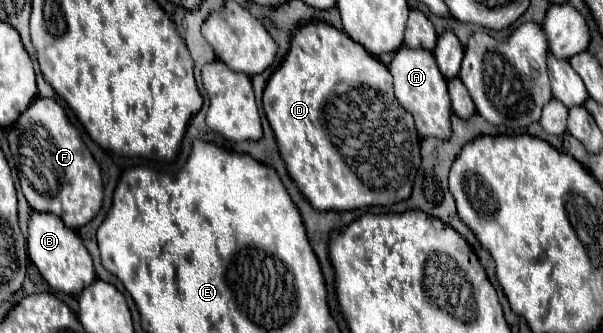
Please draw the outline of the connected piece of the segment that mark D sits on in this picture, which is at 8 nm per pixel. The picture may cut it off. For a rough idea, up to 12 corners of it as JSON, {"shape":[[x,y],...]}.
{"shape":[[325,21],[263,109],[319,211],[411,195],[421,143],[391,75]]}

